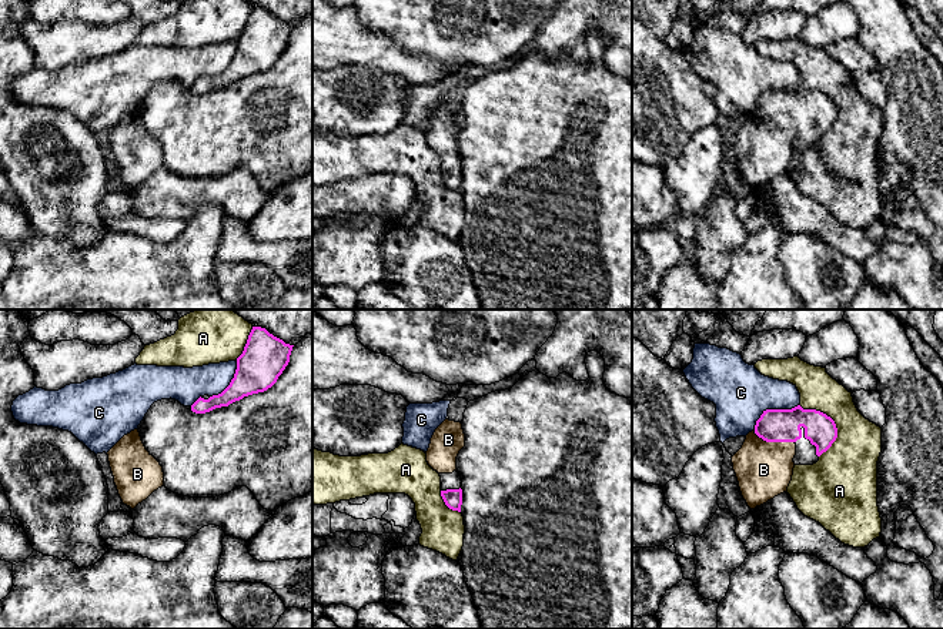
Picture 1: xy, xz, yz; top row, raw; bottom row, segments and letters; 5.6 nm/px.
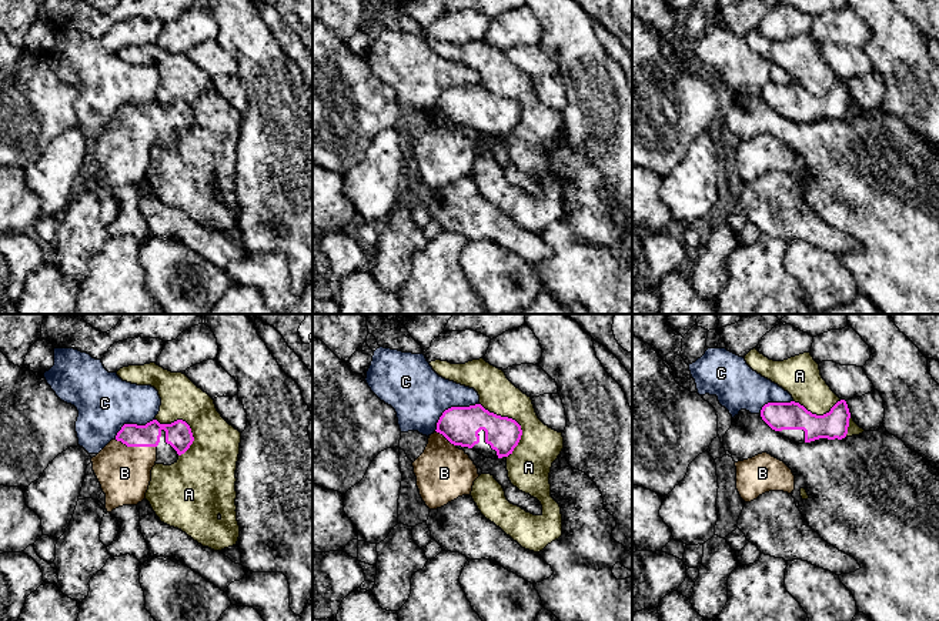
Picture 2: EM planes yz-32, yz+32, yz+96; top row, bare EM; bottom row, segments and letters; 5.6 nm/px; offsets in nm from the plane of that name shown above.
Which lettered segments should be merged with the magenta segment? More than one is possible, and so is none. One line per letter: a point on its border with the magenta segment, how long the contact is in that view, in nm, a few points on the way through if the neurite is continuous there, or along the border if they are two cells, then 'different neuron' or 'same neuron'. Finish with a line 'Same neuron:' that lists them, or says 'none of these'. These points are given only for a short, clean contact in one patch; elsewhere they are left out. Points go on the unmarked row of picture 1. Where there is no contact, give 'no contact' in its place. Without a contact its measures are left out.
A: yz (833, 103) | 320 nm | different neuron
B: yz (773, 121) | 240 nm | across yz (775, 106), (773, 121), (763, 150) | same neuron
C: yz (772, 90) | 300 nm | different neuron
Same neuron: B

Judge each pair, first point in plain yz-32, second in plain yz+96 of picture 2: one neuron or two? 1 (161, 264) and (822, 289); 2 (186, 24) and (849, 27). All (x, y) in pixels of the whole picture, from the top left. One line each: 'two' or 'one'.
1: one
2: one

